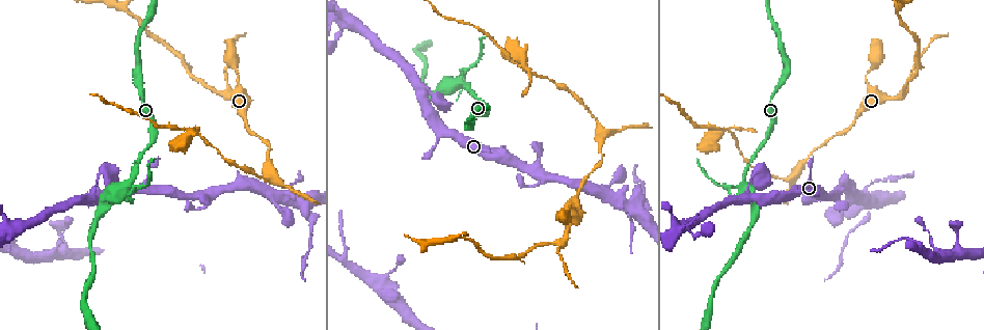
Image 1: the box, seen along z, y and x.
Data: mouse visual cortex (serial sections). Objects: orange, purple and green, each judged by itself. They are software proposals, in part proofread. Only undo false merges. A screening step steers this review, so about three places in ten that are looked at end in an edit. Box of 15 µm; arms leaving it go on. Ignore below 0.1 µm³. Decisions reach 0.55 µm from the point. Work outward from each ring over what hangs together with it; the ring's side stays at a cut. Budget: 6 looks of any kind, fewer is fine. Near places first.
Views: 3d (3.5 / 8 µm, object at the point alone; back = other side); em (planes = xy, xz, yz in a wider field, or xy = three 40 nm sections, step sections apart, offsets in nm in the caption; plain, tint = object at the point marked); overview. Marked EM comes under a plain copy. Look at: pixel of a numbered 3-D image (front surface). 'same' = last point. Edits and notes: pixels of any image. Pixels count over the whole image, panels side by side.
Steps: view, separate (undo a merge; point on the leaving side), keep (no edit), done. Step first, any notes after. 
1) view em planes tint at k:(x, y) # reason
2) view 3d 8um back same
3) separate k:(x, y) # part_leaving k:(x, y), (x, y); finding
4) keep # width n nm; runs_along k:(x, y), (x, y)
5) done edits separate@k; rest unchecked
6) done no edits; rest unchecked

view 3d 3.5um at 1:(460, 81) # narrows sharply

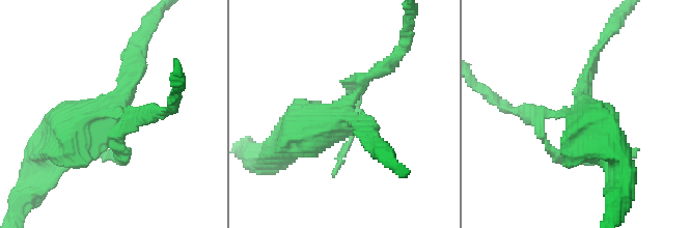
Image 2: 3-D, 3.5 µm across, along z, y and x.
view em xy step 2 tint at 2:(114, 108)

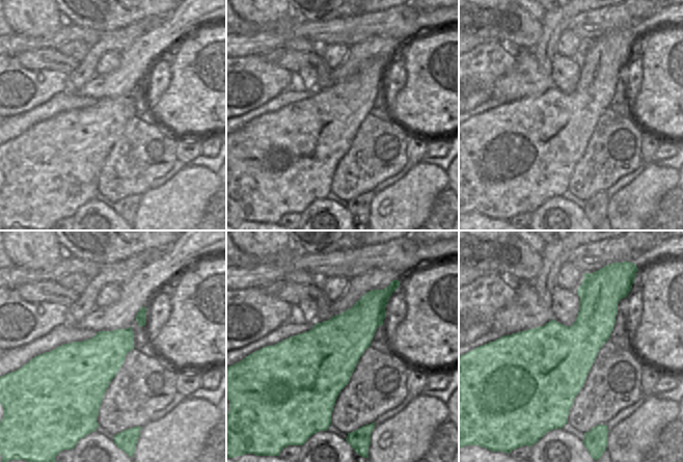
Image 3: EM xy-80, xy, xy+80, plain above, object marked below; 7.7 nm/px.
keep # runs_along 2:(140, 46), (125, 97), (60, 138); one cell here

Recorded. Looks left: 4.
view 3d 3.5um at 1:(272, 179) # branch point

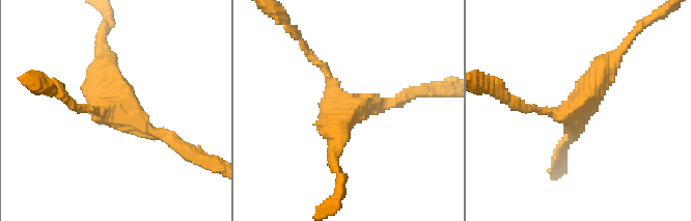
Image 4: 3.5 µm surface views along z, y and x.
view em xy step 2 tint at 4:(112, 108)

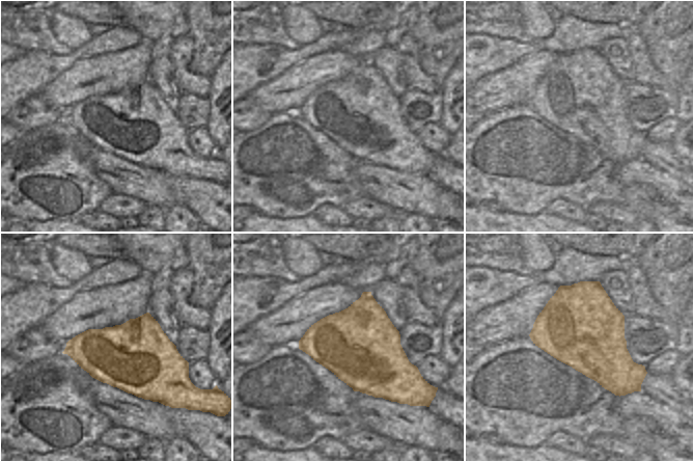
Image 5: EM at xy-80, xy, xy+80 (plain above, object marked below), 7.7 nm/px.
keep # runs_along 4:(620, 50), (579, 108), (523, 108); one cell here

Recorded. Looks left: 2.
view 3d 3.5um at 1:(731, 133)

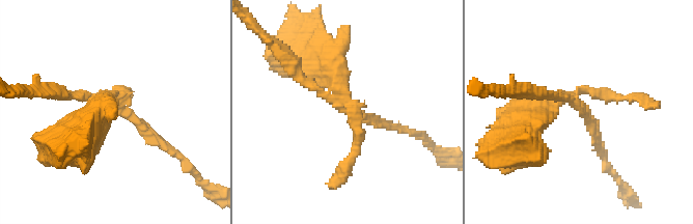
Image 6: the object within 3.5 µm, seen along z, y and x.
view em xy step 2 tint at 6:(343, 105)

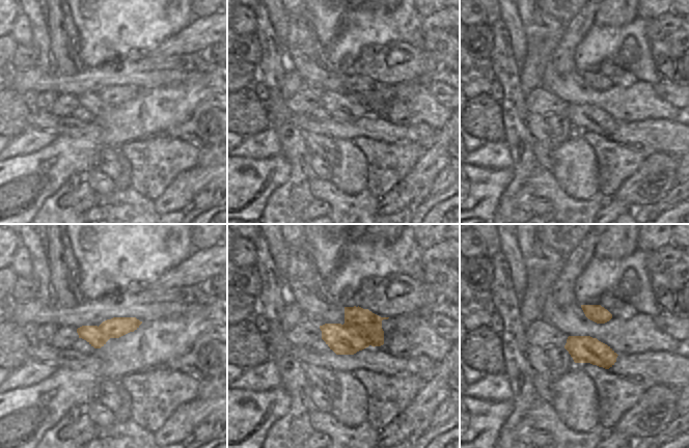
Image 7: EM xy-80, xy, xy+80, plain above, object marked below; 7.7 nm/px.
separate 6:(328, 54) # part_leaving 6:(348, 109), (338, 77), (309, 45); a second cell is stuck on

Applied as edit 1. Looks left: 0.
done edits separate@6; rest unchecked

